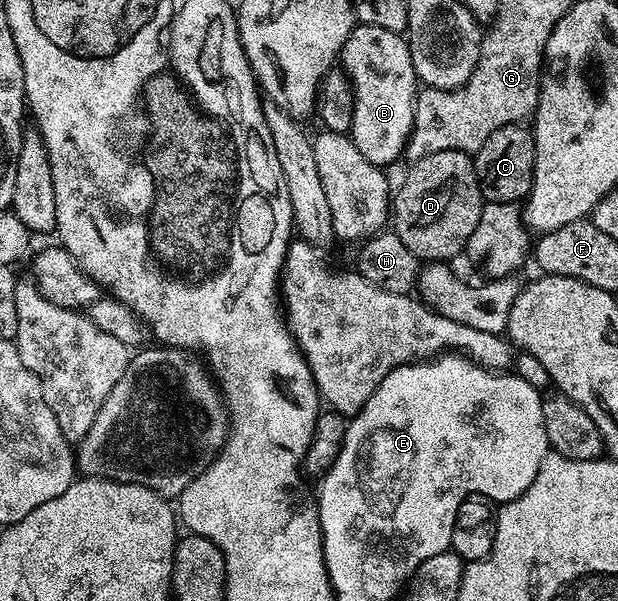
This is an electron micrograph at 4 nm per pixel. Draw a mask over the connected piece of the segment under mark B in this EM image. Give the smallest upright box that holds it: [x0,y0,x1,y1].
[340,23,420,168]

